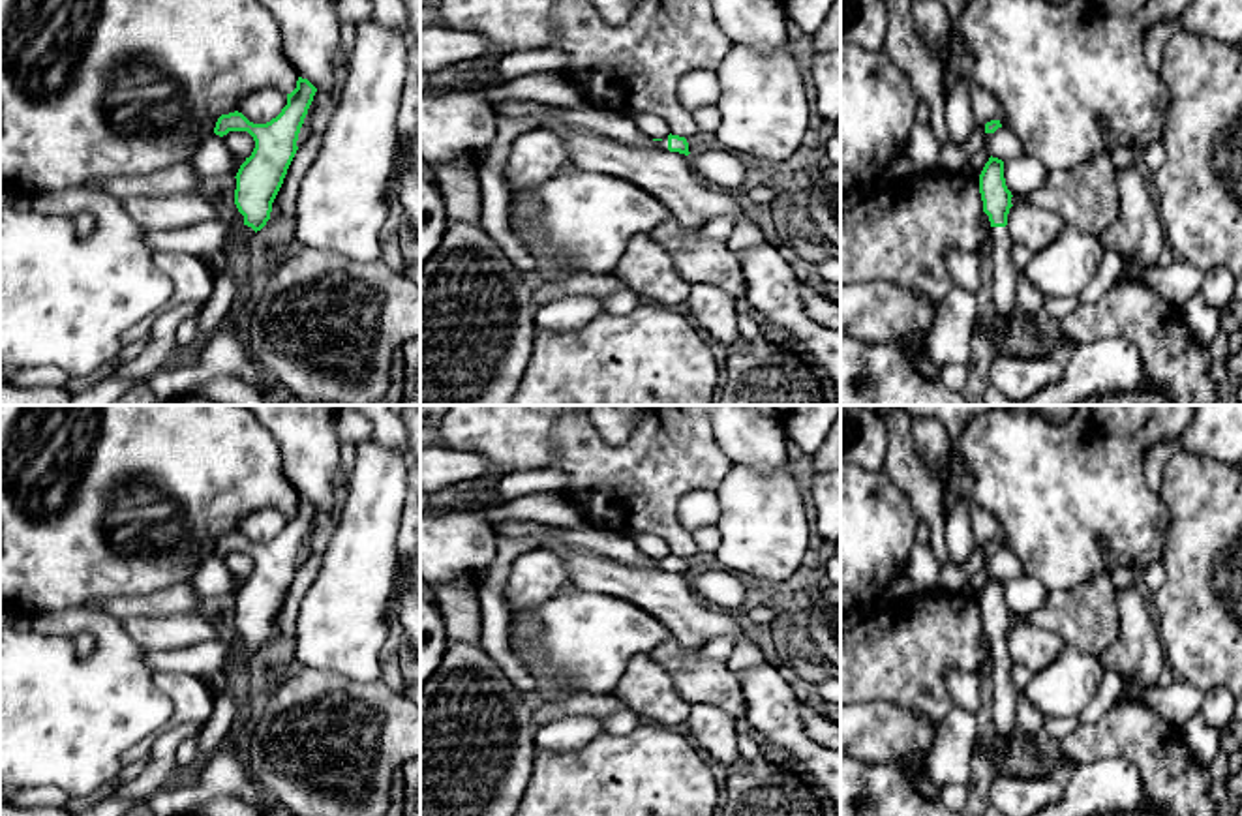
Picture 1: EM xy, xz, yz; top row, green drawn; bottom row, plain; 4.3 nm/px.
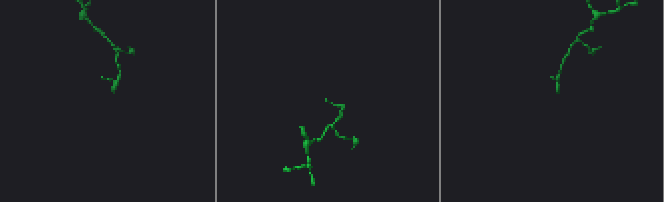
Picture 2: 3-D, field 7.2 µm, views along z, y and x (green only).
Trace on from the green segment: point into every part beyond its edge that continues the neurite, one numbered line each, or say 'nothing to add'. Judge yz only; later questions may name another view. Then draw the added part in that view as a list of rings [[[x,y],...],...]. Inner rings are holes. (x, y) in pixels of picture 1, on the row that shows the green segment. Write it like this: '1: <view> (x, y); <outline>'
1: yz (1004, 274); [[[991,227],[989,240],[992,242],[992,298],[994,311],[1002,317],[1011,315],[1017,308],[1017,276],[1019,270],[1011,263],[1013,240],[1007,227]]]

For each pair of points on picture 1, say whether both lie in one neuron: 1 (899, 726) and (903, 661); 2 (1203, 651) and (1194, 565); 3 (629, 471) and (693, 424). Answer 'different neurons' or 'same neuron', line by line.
1: different neurons
2: same neuron
3: same neuron

